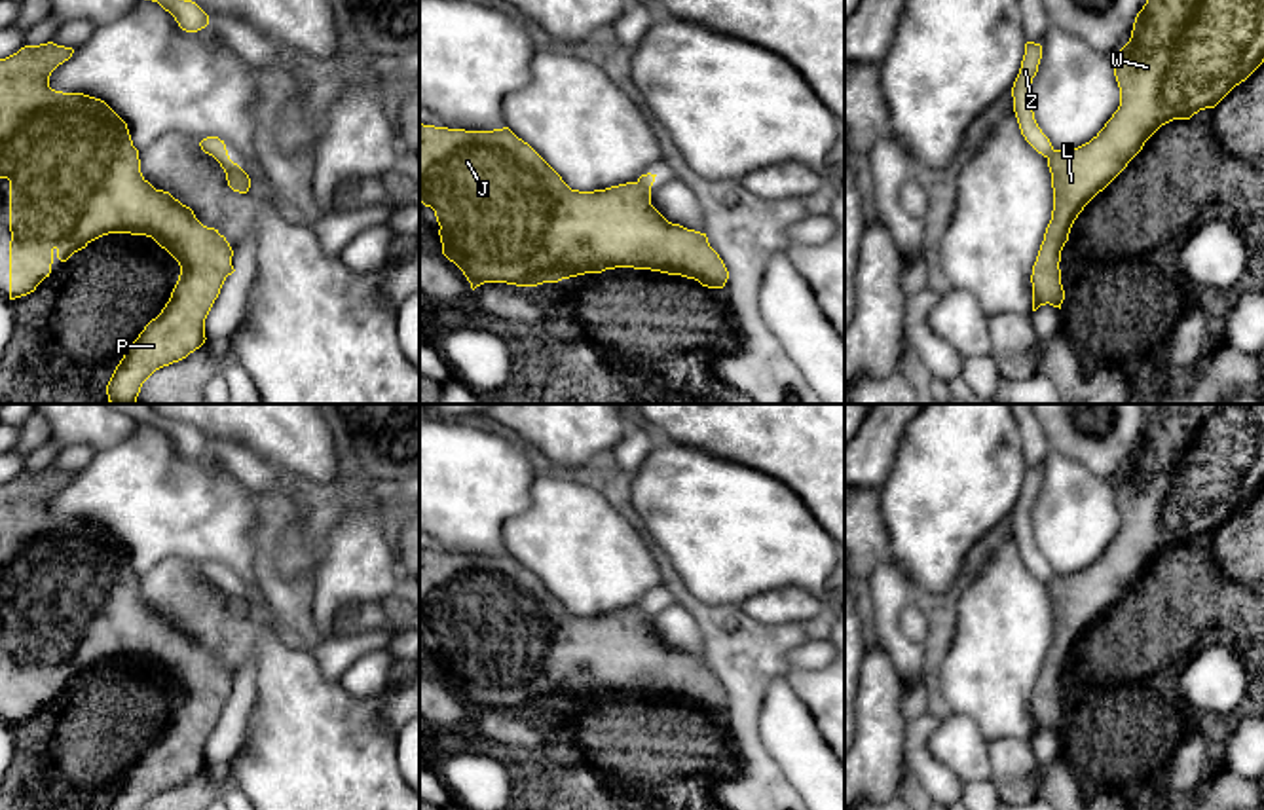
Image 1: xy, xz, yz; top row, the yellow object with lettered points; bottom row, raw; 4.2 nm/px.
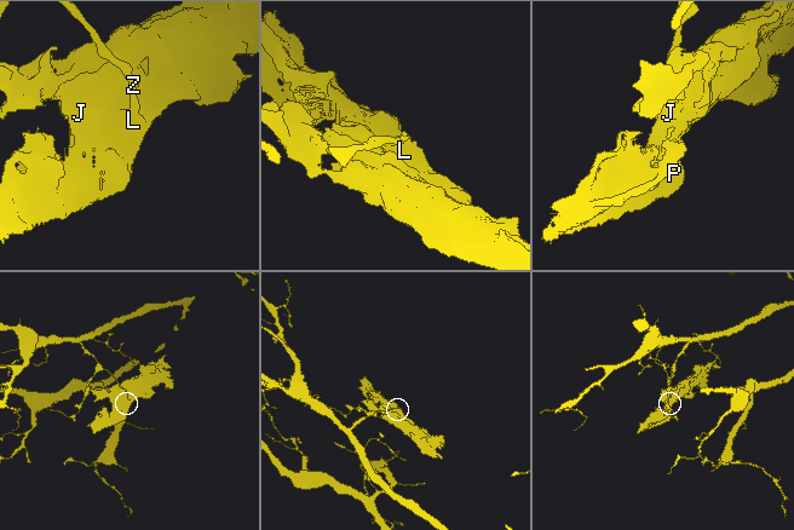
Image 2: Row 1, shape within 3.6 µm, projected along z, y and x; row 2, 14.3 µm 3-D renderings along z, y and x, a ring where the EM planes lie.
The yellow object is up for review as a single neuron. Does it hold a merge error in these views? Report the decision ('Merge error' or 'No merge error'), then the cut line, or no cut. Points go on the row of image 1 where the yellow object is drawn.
Merge error. Split along xy (228, 156), (217, 160)

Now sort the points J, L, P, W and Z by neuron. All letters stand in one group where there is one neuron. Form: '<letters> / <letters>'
J L P W / Z

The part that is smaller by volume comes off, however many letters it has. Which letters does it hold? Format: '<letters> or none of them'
J, L, P, W

